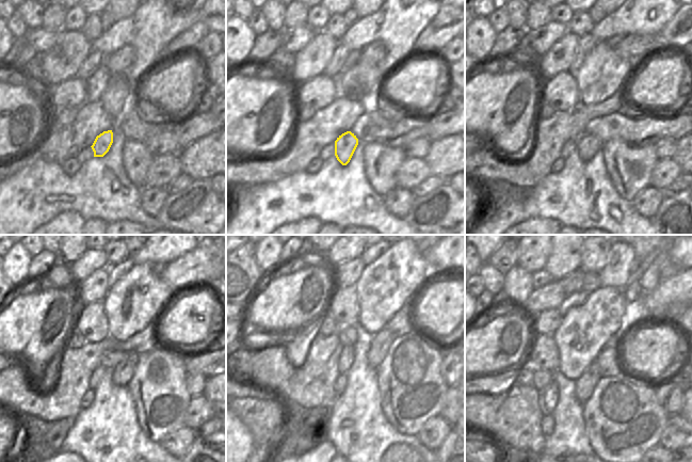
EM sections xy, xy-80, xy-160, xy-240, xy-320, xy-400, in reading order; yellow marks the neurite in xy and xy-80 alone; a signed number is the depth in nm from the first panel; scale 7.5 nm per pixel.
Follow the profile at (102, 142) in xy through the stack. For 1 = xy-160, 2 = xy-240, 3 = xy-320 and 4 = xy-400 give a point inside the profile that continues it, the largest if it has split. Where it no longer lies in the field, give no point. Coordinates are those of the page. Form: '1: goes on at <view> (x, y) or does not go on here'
1: goes on at xy-160 (588, 145)
2: goes on at xy-240 (123, 372)
3: goes on at xy-320 (382, 340)
4: goes on at xy-400 (623, 329)

